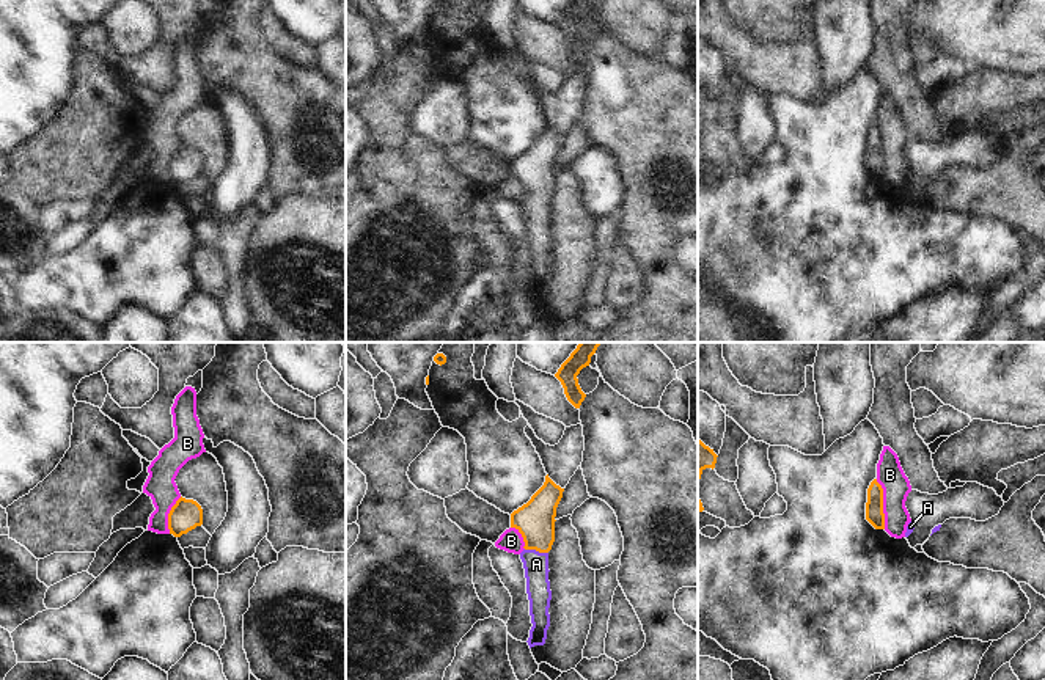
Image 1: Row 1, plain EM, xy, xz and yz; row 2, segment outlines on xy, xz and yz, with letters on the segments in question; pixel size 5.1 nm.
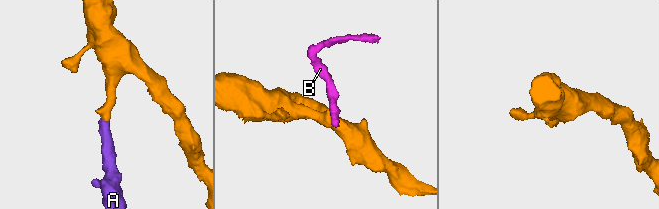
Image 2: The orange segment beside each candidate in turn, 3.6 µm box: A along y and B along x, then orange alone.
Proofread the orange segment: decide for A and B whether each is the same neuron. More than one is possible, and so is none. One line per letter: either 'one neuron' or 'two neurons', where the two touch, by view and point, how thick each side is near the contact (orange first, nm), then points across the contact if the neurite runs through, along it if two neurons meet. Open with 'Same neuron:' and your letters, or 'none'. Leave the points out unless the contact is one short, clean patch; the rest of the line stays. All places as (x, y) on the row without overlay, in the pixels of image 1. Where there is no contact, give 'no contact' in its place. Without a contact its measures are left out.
Same neuron: A
A: one neuron; meets orange in xz at (536, 198); 200 nm thick on the orange side, 130 nm on the other; runs through xz (535, 168), (536, 198), (536, 212)
B: two neurons; meets orange in yz at (882, 153); 100 nm thick on the orange side, 140 nm on the other; border along yz (876, 127), (882, 137), (885, 176)

